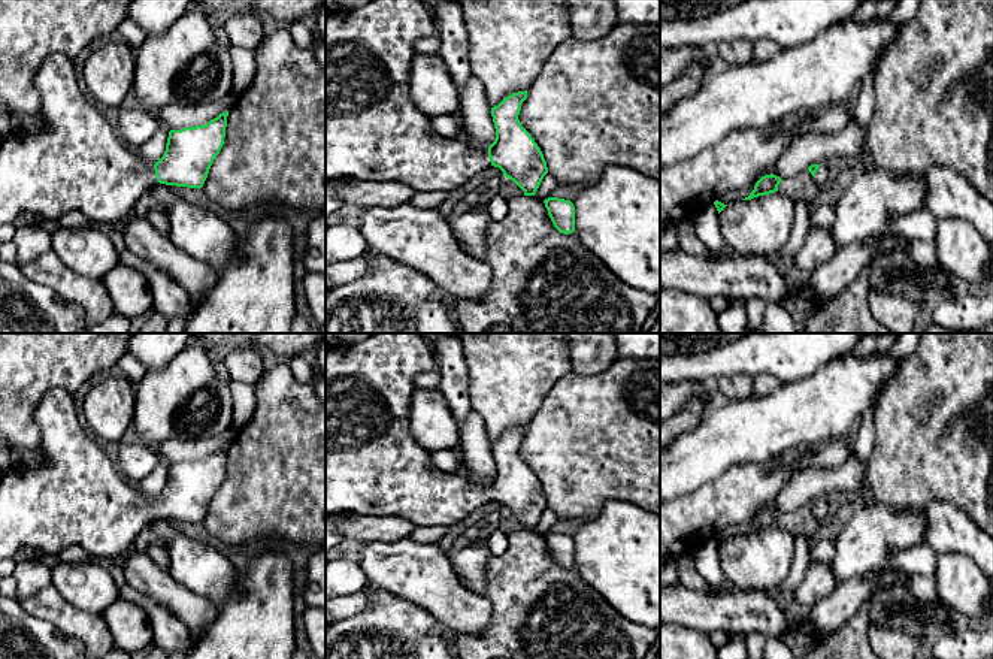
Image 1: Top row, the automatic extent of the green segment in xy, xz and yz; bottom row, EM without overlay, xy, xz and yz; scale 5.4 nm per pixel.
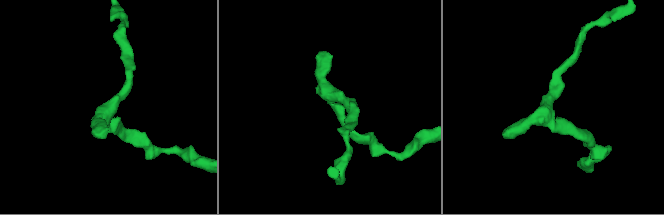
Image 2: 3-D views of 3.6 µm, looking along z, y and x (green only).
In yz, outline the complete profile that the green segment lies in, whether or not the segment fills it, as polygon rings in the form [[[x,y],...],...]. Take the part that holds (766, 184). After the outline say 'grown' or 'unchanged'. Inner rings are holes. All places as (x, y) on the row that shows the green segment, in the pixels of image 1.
[[[773,173],[765,175],[756,182],[754,190],[750,193],[750,196],[742,200],[751,200],[759,196],[775,193],[778,191],[778,185],[781,181],[782,179]]]; unchanged

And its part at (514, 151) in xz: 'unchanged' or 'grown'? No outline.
grown

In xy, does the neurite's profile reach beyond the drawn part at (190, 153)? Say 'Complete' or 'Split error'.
Split error

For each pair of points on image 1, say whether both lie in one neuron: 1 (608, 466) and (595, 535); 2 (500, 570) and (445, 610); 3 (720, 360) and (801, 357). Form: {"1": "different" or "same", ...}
{"1": "different", "2": "different", "3": "same"}

